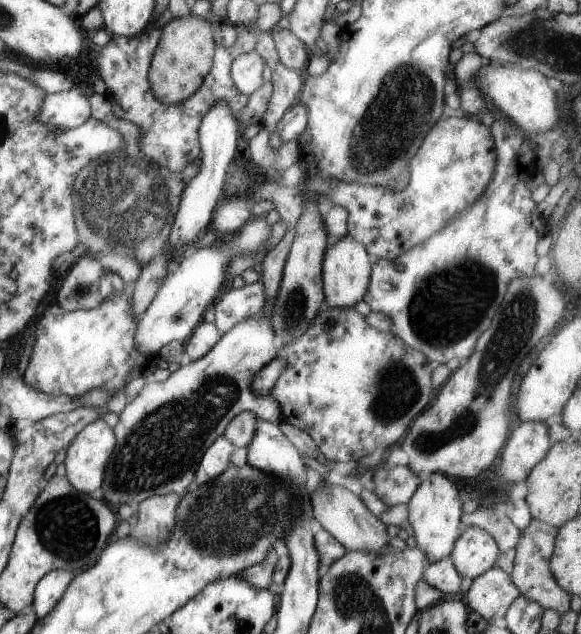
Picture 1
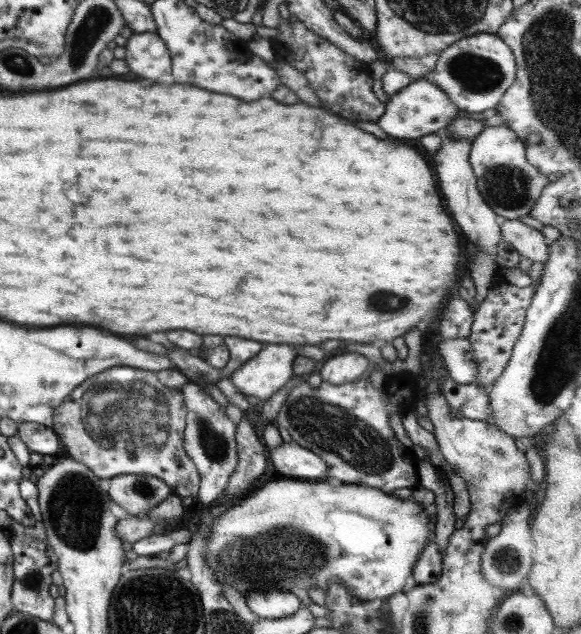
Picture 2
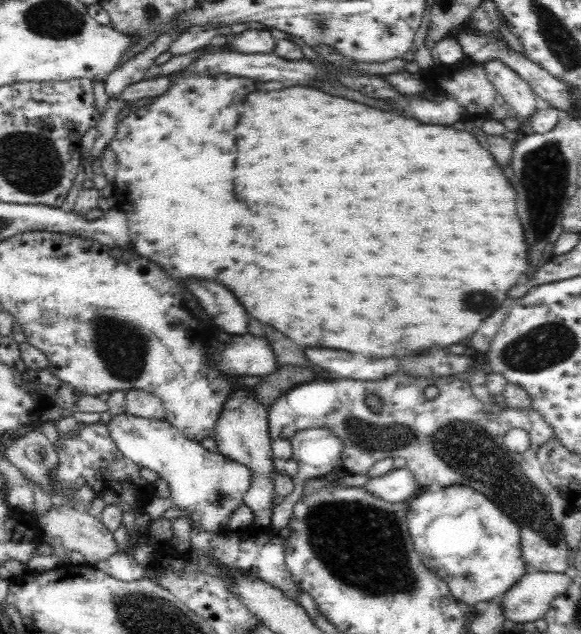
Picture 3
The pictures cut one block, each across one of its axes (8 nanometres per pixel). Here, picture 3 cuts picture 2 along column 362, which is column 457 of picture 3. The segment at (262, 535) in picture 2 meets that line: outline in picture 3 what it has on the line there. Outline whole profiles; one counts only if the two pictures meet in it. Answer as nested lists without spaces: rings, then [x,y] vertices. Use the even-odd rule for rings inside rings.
[[[447,486],[437,492],[422,489],[408,510],[408,530],[416,553],[430,571],[450,589],[452,597],[468,607],[479,606],[492,598],[501,598],[526,574],[520,551],[520,526],[512,522],[485,494],[467,486]]]

